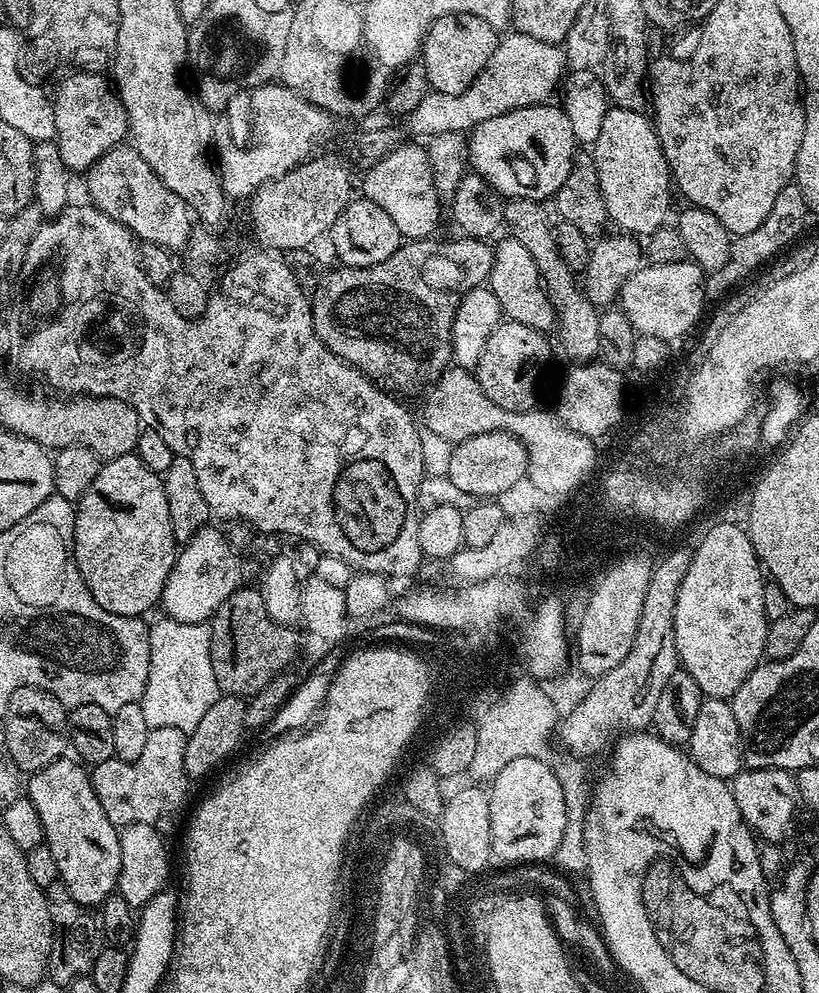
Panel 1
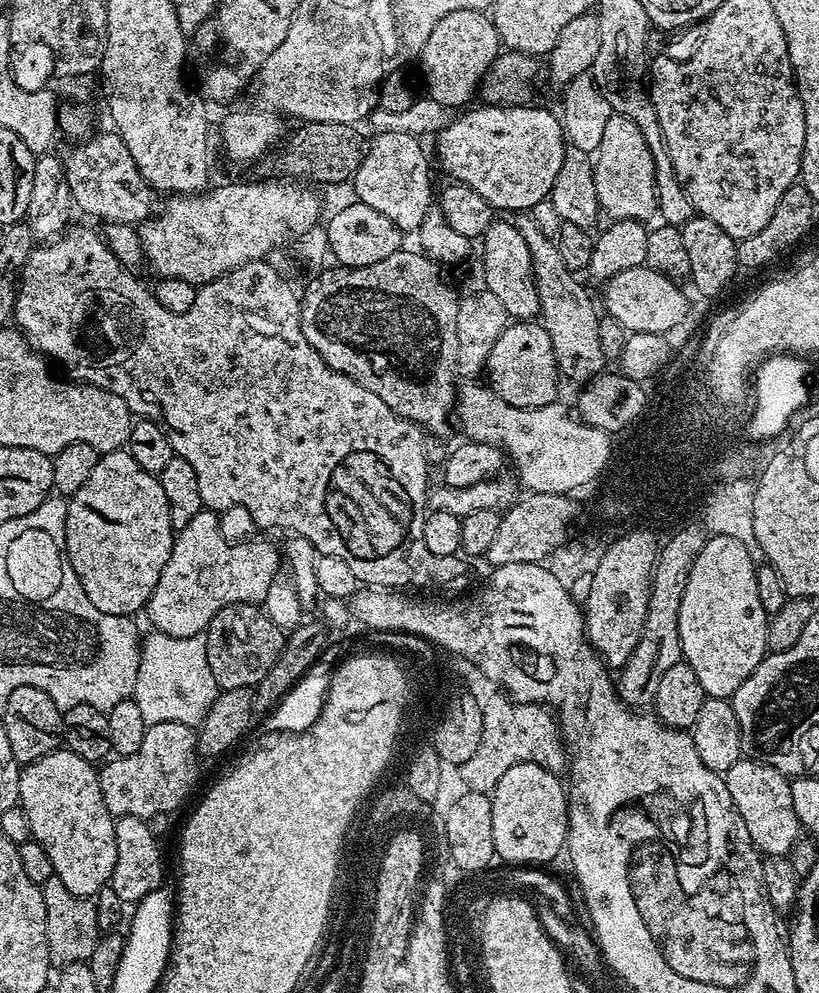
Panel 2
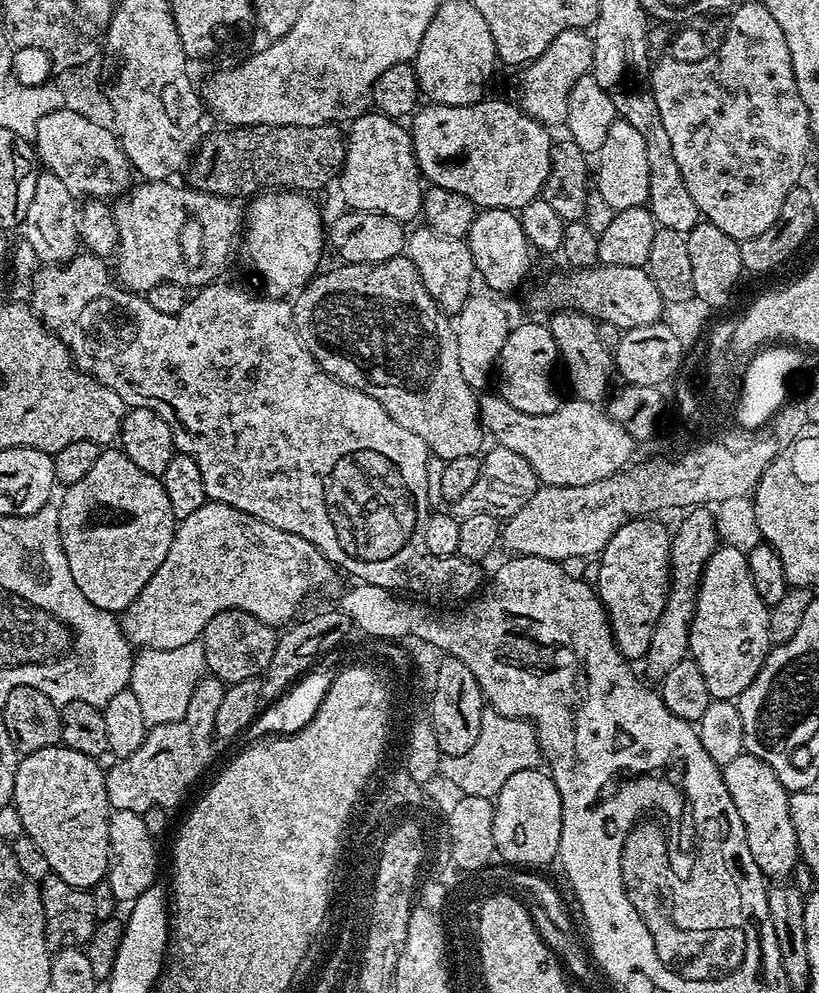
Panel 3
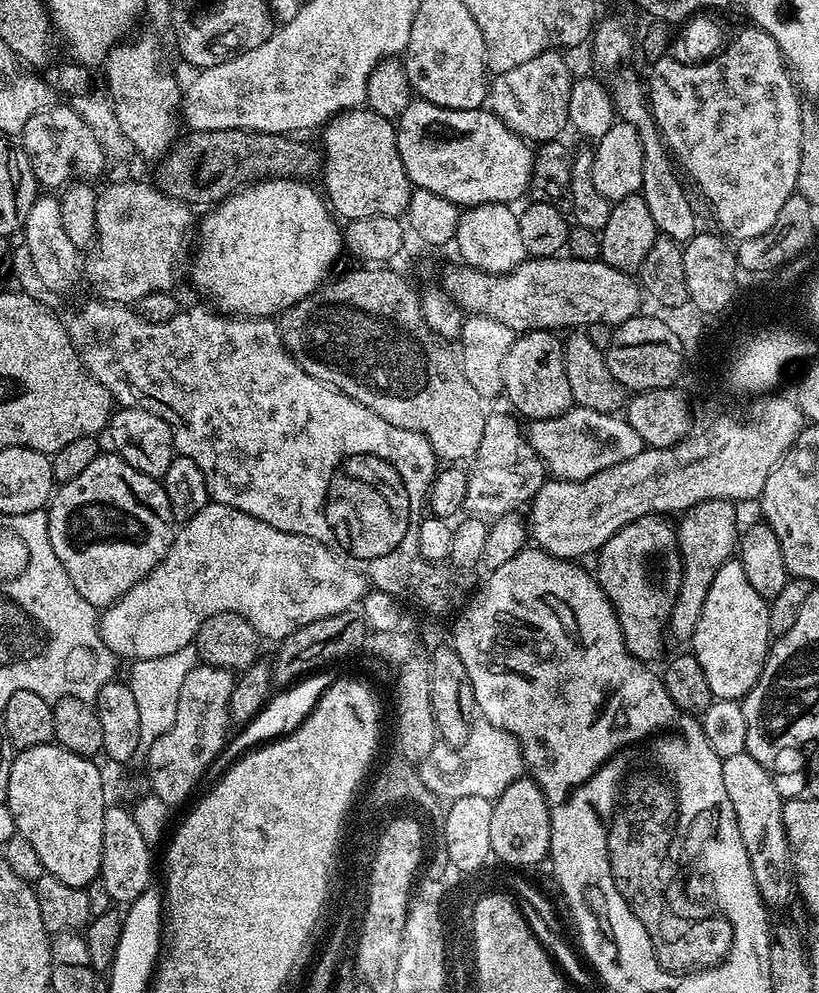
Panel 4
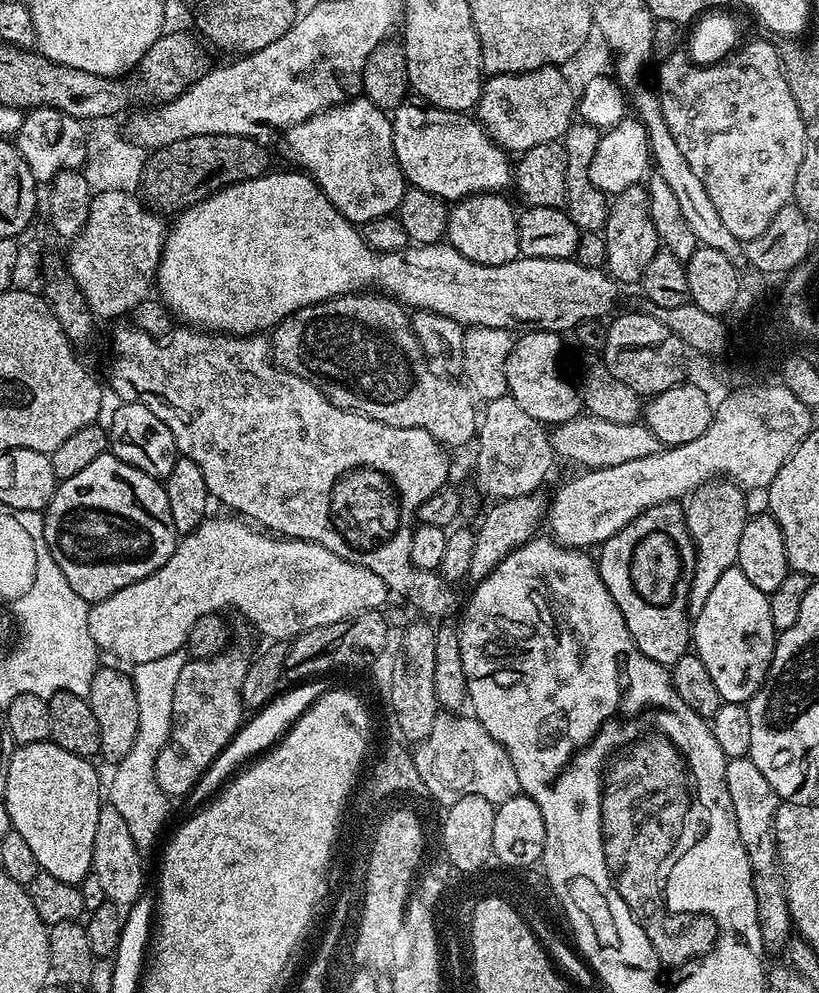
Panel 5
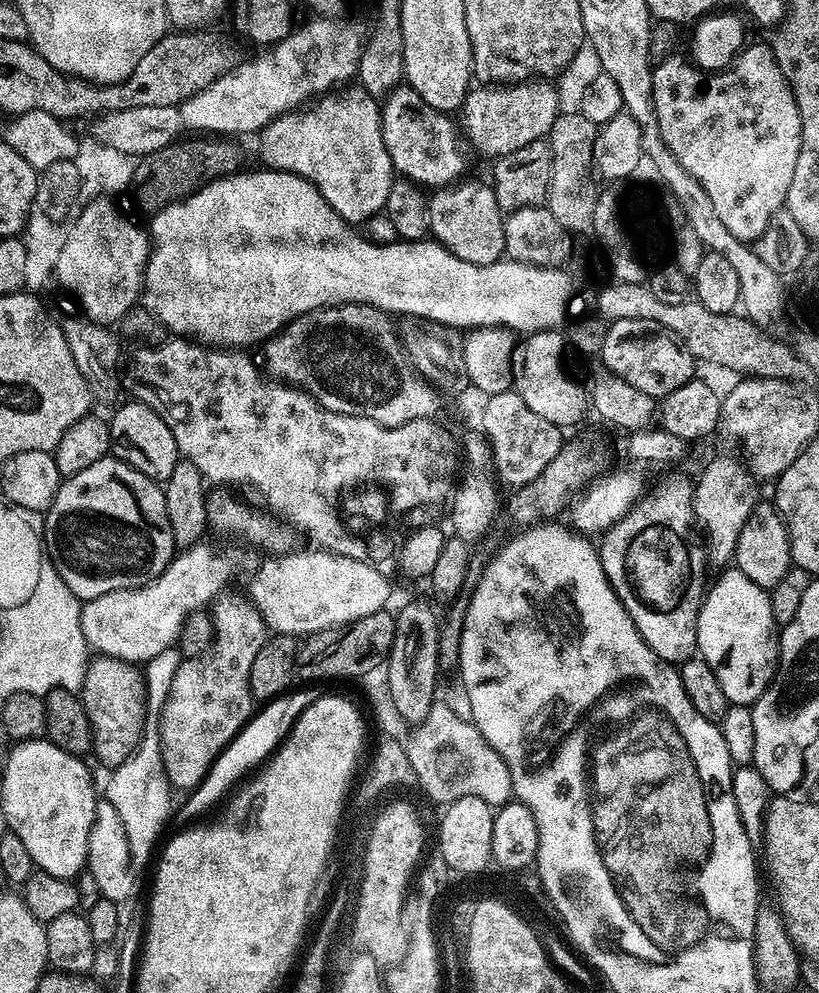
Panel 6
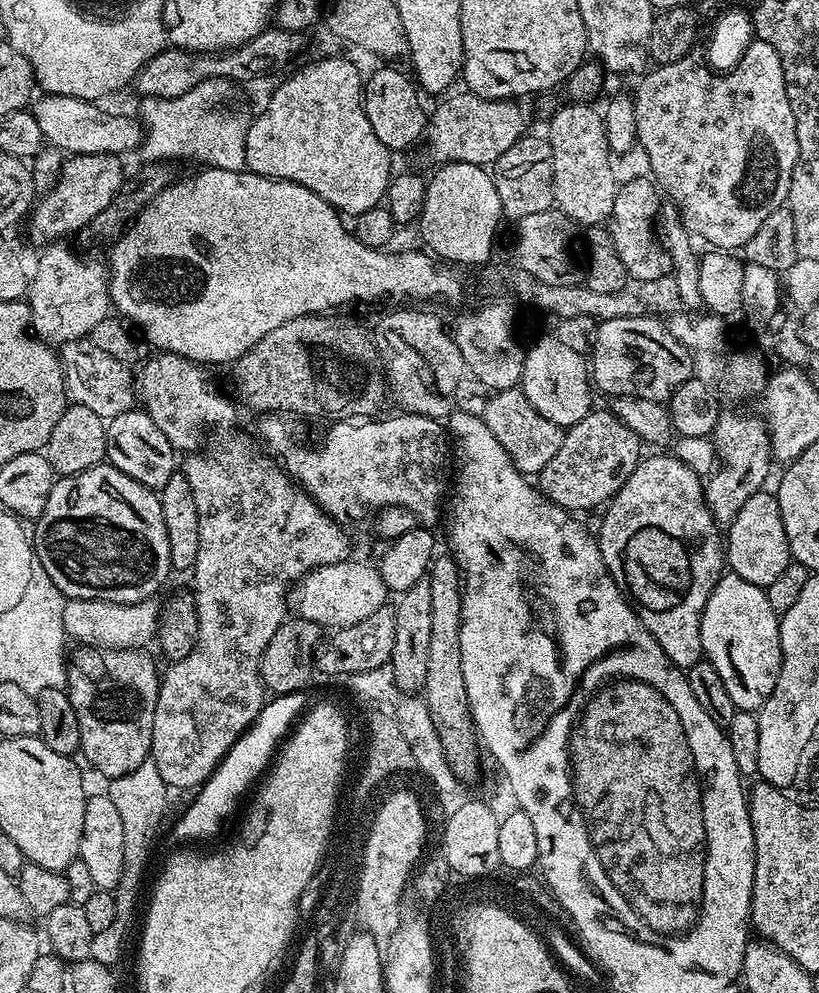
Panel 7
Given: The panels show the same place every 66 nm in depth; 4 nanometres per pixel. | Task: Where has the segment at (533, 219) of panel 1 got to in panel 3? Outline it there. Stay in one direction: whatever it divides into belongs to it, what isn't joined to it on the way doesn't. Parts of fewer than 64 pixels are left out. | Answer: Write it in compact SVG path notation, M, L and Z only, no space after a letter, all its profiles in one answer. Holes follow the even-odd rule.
M556 310L549 316L552 317L547 317L546 323L556 343L556 349L560 352L559 363L562 365L562 372L568 375L568 384L572 387L573 397L576 400L584 400L587 404L599 405L613 387L611 386L612 380L614 381L613 349L602 346L602 338L598 338L597 321L584 312Z

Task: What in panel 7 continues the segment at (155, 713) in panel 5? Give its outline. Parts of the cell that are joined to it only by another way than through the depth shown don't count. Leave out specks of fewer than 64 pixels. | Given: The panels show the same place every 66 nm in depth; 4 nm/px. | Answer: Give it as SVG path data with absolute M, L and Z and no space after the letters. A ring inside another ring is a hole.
M150 758L142 762L142 766L138 766L138 770L130 770L130 774L122 774L121 776L113 776L107 781L106 795L110 798L110 802L114 802L114 807L118 810L118 815L122 817L122 854L124 855L124 869L122 870L122 878L120 884L114 890L116 897L116 920L106 930L95 933L92 938L92 955L100 956L100 952L119 952L125 955L126 944L124 939L128 936L128 927L132 924L132 907L136 904L136 895L140 892L140 879L144 876L144 867L148 864L148 851L152 848L152 835L156 832L156 827L160 824L160 819L166 816L168 812L167 806L167 788L168 783L162 778L162 774L158 770L156 763Z

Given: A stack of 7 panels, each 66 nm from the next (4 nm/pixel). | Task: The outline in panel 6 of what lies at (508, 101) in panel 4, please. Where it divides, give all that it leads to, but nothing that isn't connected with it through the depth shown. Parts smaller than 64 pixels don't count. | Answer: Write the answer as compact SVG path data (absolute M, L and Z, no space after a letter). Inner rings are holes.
M548 82L473 86L464 99L463 112L464 117L458 120L463 139L465 136L482 155L491 158L509 156L530 142L544 140L551 132L557 116L561 115L556 89Z

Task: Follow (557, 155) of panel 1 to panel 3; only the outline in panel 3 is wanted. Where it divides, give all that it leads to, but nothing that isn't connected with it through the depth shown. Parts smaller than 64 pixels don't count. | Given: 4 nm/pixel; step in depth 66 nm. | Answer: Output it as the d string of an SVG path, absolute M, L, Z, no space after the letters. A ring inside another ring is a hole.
M491 98L466 106L446 106L428 102L411 117L410 131L412 149L416 155L416 164L420 167L421 177L431 187L454 190L454 194L470 198L470 202L475 204L477 209L519 210L537 199L543 193L544 184L548 181L554 136L548 133L551 131L545 125L530 118L515 103L507 104L504 100L491 100Z

